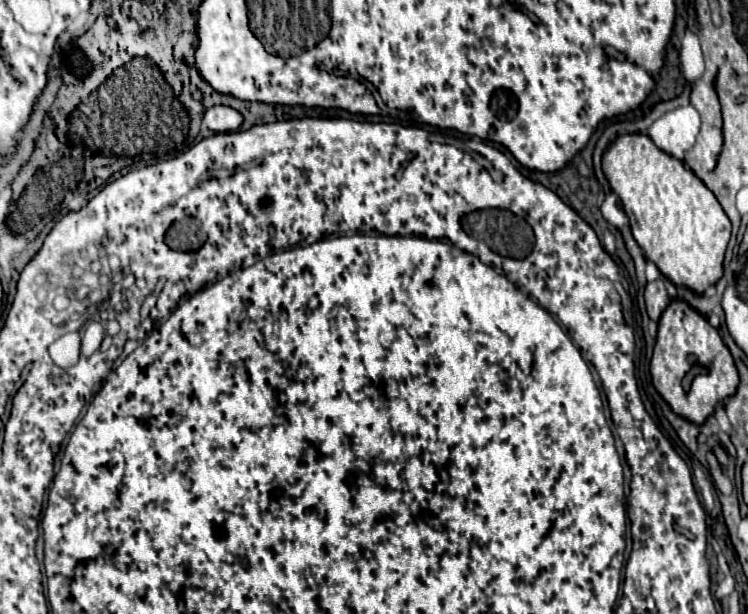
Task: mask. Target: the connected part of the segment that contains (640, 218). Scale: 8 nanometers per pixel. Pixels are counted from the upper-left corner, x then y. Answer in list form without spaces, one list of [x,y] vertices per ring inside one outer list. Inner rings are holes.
[[[644,134],[620,136],[604,154],[604,174],[630,218],[634,240],[644,256],[676,286],[704,294],[724,272],[730,220],[714,194],[682,162],[662,152]]]

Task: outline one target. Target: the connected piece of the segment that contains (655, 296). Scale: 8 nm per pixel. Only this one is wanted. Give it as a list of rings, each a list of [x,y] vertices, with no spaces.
[[[662,280],[648,282],[646,292],[644,292],[644,298],[646,298],[646,310],[648,310],[650,320],[652,322],[658,322],[660,316],[662,316],[662,312],[670,304],[670,298],[668,298],[668,292],[664,288],[664,282]]]

